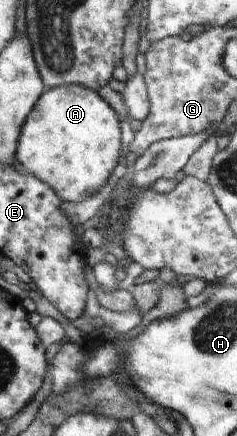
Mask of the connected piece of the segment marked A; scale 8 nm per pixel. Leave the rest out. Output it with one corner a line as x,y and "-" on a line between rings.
61,85
44,91
36,102
22,129
22,137
18,145
18,161
26,172
31,172
36,179
44,180
52,187
63,202
84,201
100,191
111,181
112,169
118,165
118,157
122,151
120,139
120,119
104,99
96,91
81,85

